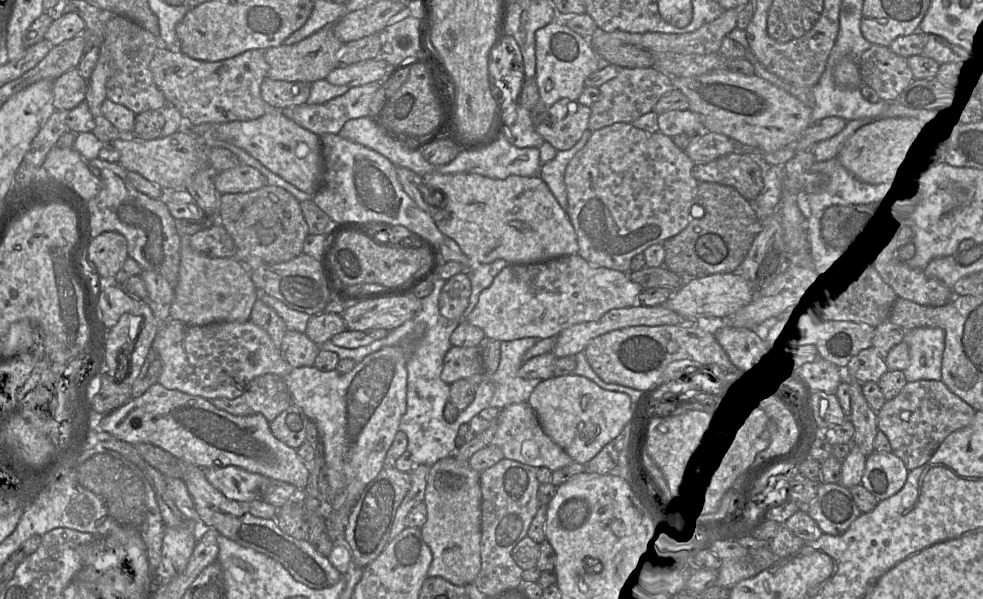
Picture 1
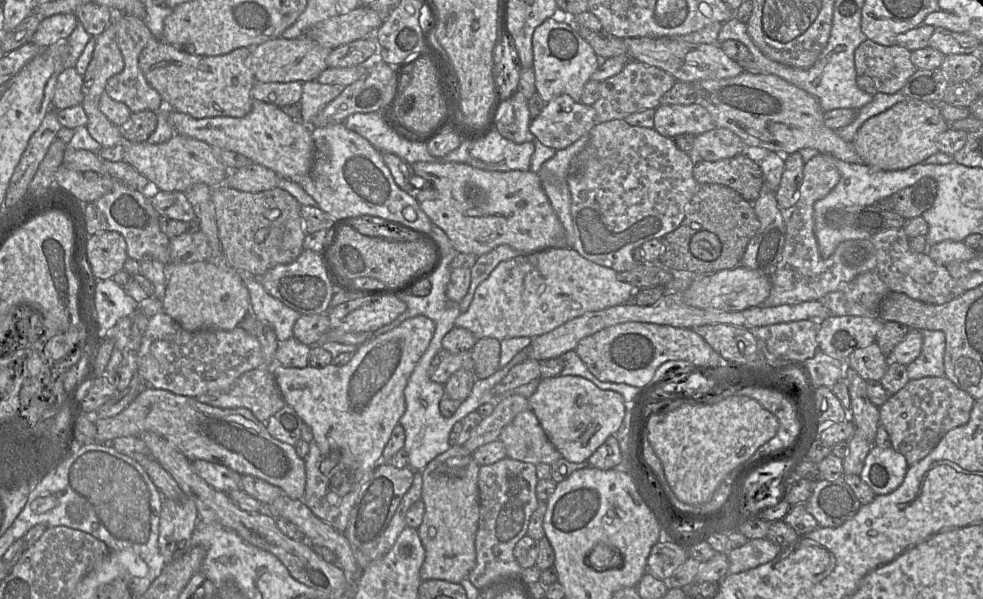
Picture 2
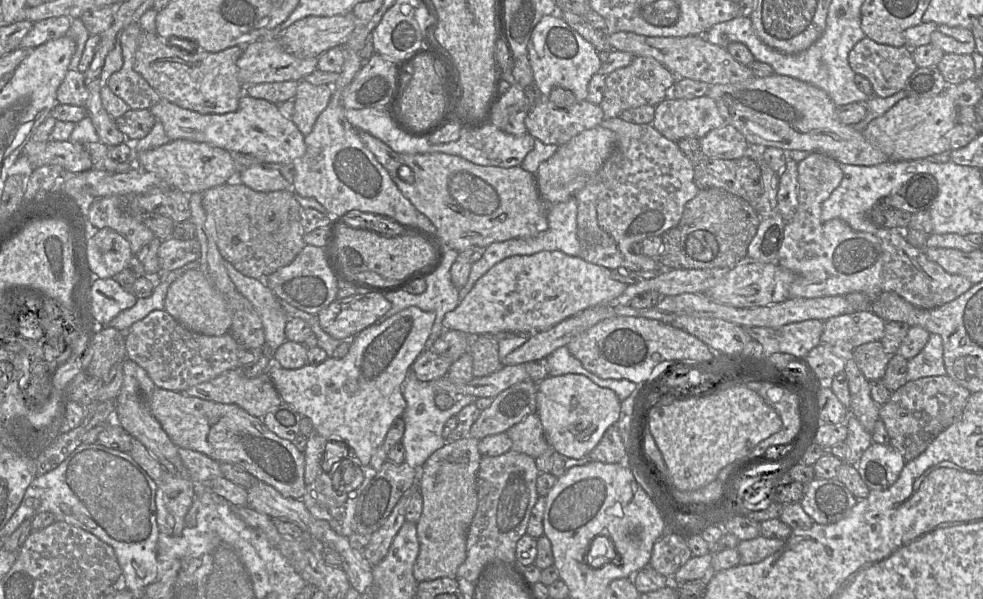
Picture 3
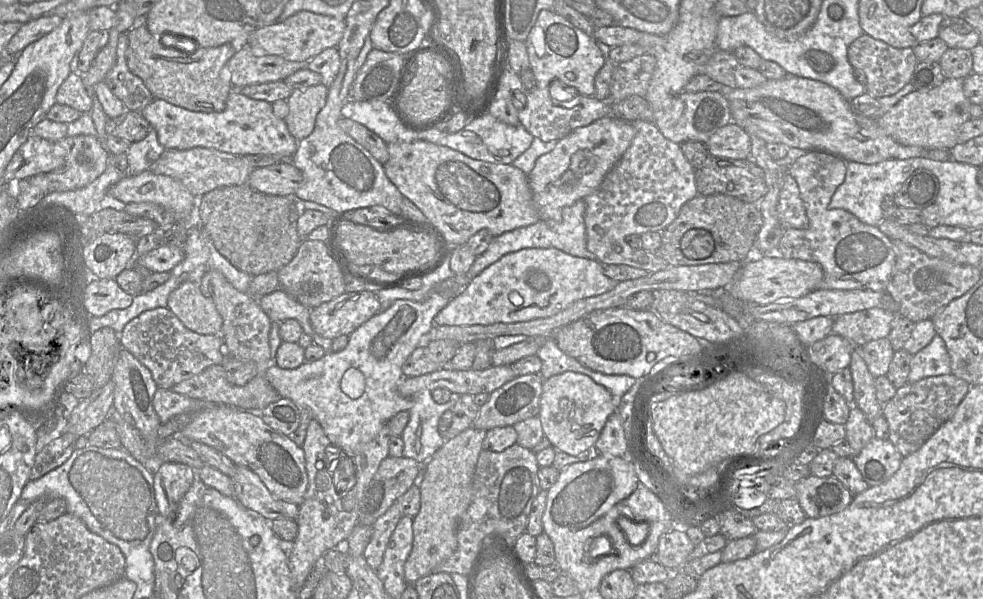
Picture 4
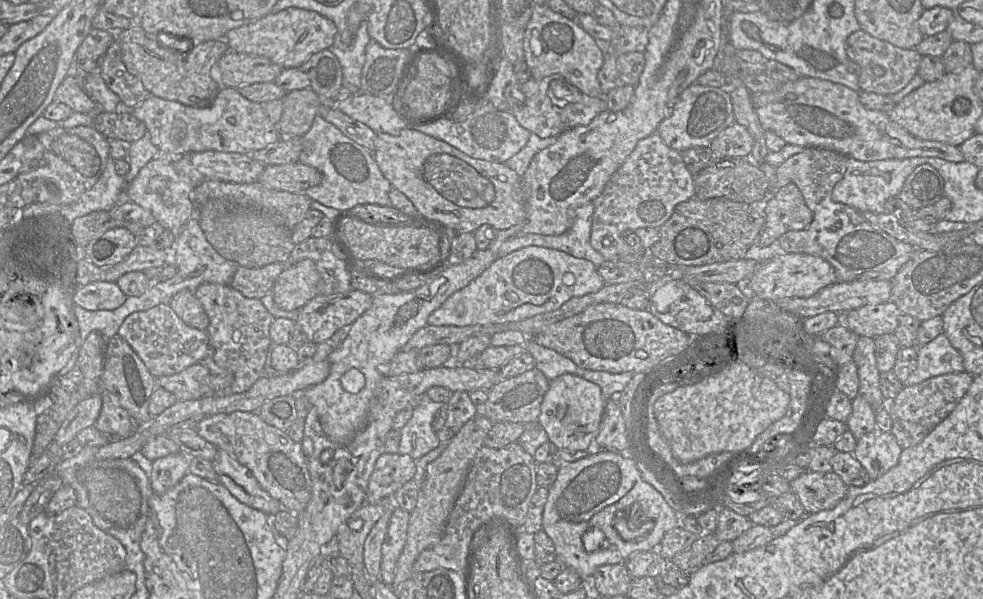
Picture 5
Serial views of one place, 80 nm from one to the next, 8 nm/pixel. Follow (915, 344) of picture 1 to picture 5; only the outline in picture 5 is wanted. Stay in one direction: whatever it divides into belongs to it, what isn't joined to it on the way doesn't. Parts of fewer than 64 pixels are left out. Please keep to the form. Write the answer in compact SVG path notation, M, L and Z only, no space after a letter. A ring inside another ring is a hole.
M941 333L934 340L917 348L917 365L904 385L916 385L935 376L964 370L962 356L945 334Z

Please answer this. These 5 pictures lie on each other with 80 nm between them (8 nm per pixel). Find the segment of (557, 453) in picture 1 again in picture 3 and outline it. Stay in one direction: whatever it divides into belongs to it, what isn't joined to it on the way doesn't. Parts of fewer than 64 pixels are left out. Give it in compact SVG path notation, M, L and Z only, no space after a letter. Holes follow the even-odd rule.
M533 413L527 415L519 423L509 428L506 431L506 434L512 441L511 449L516 452L526 454L534 459L541 456L542 454L551 454L552 456L553 450L545 438L543 426L537 414Z

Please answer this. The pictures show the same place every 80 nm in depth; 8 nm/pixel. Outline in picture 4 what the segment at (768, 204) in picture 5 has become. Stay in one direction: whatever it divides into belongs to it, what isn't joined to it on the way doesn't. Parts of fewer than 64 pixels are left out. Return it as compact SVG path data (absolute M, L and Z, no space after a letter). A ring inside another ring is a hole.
M787 172L779 194L777 213L784 230L789 228L805 229L809 225L798 184L794 177Z

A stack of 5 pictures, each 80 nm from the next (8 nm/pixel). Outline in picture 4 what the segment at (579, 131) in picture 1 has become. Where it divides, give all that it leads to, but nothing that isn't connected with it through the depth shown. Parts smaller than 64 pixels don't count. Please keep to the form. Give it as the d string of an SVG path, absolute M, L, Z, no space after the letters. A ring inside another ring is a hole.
M553 80L547 87L537 87L526 91L526 104L519 111L519 122L523 127L544 142L560 140L576 128L587 126L592 122L611 115L611 105L593 96L584 96L560 80Z

